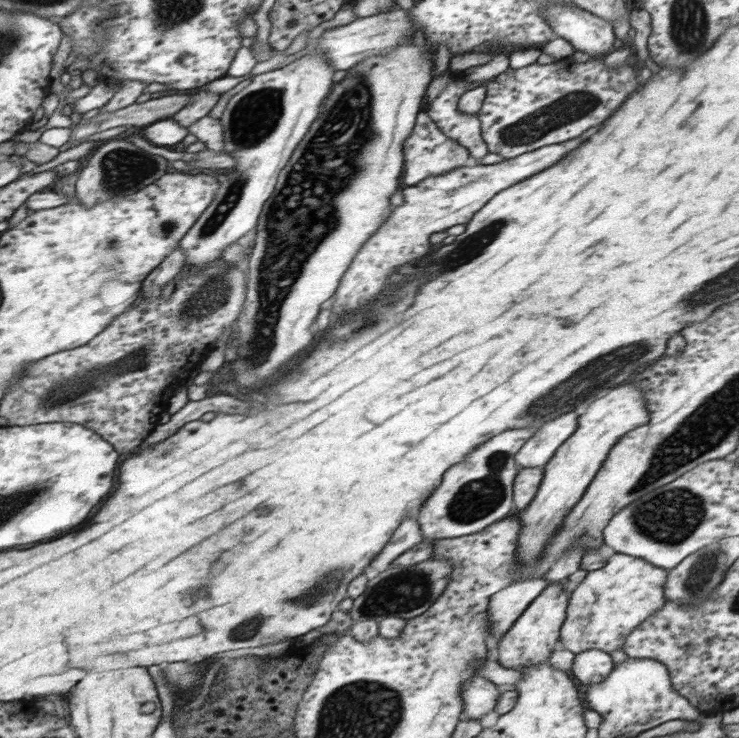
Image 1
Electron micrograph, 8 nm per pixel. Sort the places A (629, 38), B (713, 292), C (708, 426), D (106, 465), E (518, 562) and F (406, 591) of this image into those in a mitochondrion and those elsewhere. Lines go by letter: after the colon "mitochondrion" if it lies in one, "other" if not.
A: other
B: mitochondrion
C: mitochondrion
D: other
E: other
F: mitochondrion

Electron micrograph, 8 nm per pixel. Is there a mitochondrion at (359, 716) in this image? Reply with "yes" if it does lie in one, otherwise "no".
yes

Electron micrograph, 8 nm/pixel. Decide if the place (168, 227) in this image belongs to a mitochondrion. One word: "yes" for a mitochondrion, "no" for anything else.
yes

